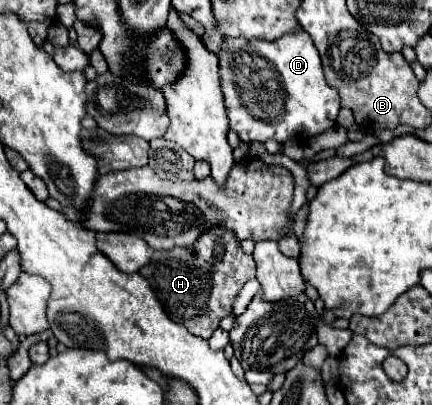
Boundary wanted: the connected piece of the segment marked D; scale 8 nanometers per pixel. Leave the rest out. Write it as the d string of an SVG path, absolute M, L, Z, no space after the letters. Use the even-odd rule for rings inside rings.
M306 31L288 33L276 41L224 39L220 81L230 129L246 143L268 139L284 143L294 137L320 135L336 125L340 111L338 91L326 83L318 49Z

